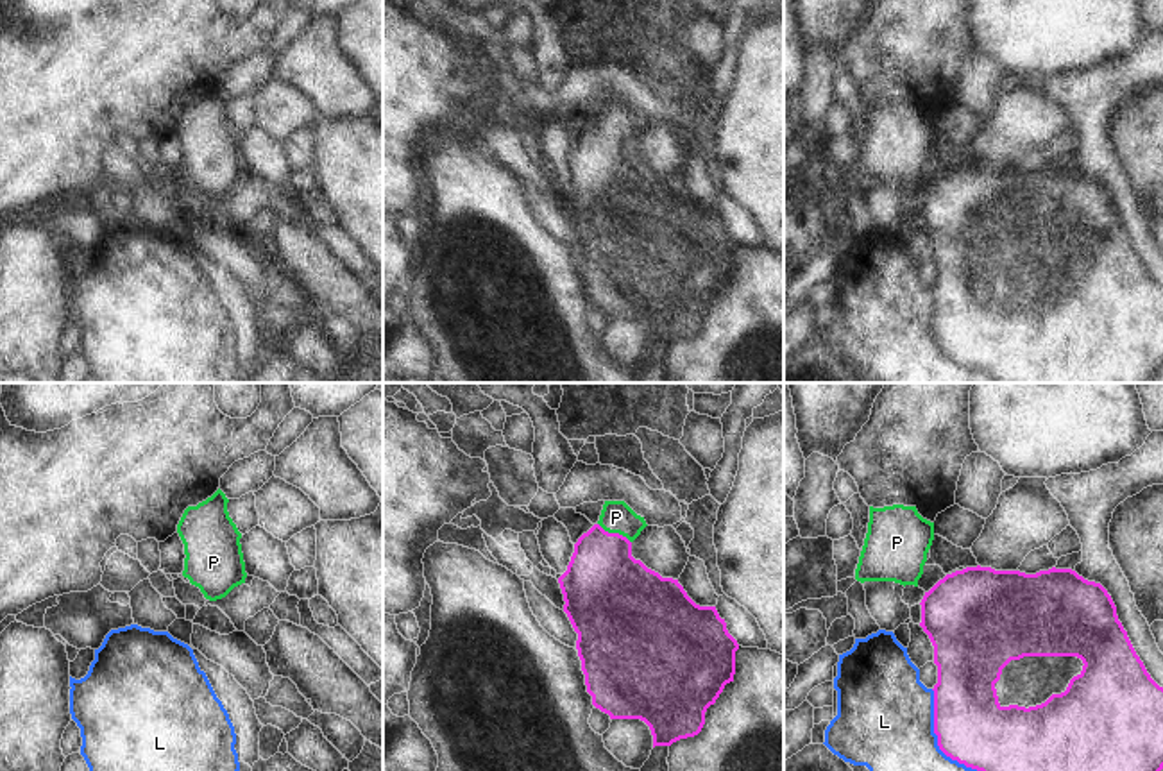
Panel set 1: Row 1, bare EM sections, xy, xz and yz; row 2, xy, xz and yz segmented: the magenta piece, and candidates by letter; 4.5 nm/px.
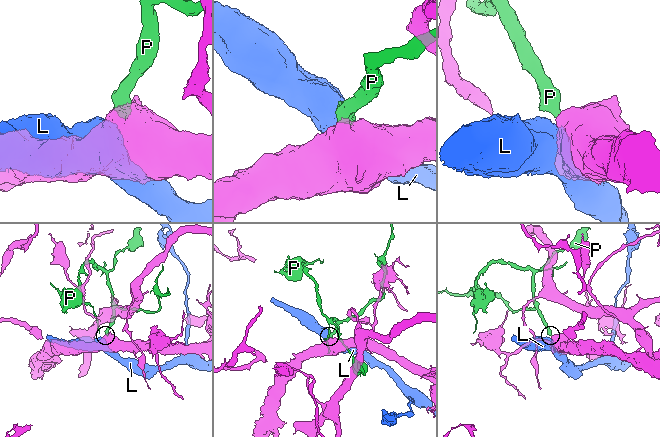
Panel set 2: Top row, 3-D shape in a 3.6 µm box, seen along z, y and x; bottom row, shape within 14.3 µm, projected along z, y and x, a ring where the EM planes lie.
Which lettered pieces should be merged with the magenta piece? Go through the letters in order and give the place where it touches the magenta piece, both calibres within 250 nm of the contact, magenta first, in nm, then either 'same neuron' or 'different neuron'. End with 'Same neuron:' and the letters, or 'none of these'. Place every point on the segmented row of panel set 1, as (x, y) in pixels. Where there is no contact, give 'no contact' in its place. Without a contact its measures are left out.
L: yz (938, 737) | 320/440 nm | different neuron
P: xz (614, 533) | 380/140 nm | same neuron
Same neuron: P

